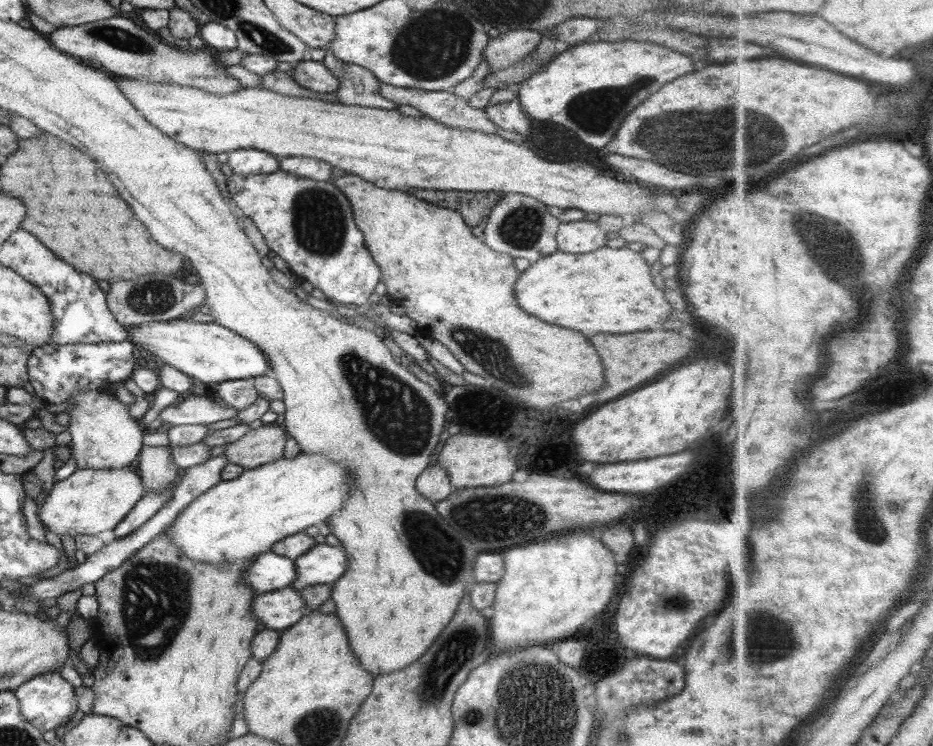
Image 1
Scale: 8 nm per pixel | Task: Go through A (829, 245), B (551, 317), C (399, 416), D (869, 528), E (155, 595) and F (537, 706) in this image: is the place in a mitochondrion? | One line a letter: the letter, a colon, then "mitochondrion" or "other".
A: mitochondrion
B: other
C: mitochondrion
D: mitochondrion
E: mitochondrion
F: mitochondrion

